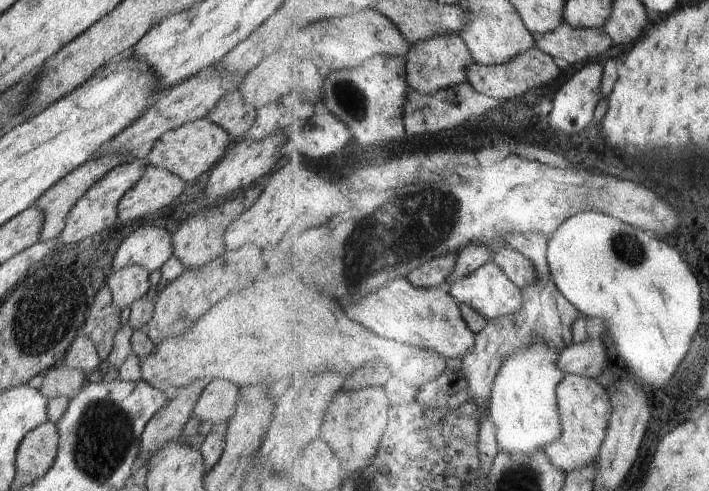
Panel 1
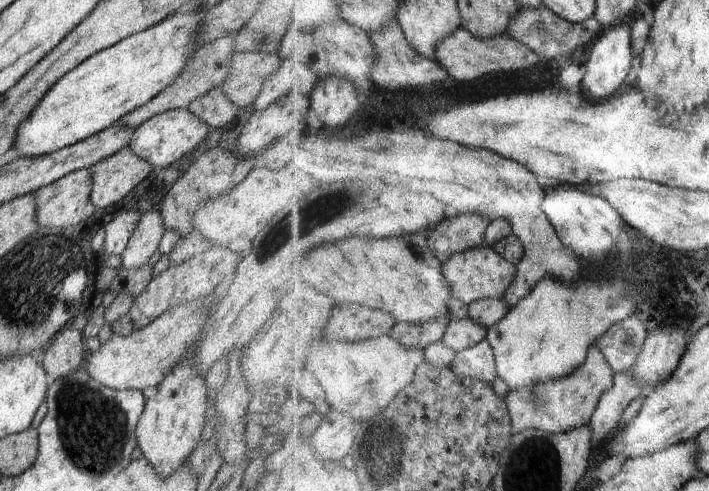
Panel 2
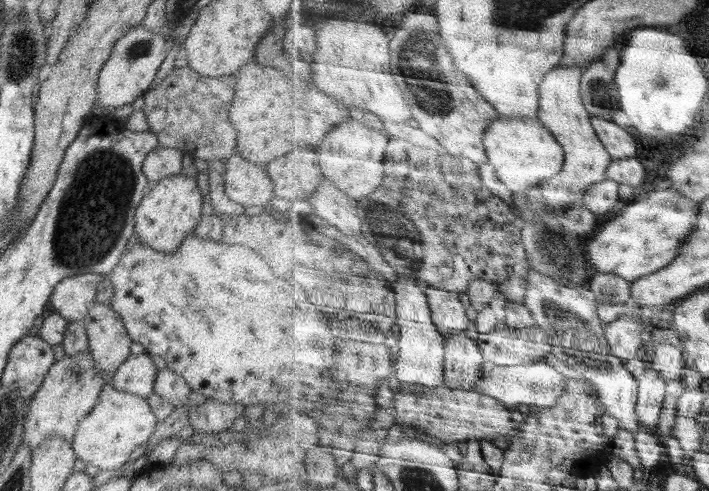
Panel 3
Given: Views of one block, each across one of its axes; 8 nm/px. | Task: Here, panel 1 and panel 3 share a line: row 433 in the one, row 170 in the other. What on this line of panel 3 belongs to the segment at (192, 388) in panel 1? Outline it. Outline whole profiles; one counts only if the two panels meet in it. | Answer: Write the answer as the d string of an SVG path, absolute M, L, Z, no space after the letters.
M162 146L154 148L144 158L142 172L151 183L162 180L166 176L181 174L183 155L184 152L180 148L164 148Z

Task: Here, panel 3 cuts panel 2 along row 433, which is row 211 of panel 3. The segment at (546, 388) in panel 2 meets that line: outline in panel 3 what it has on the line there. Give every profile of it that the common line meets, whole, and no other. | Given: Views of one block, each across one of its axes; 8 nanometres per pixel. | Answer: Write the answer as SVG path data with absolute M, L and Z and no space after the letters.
M560 64L544 78L540 88L539 118L555 133L556 140L560 140L567 153L563 171L541 184L546 204L556 212L585 202L588 189L592 184L600 184L607 179L608 168L615 160L595 129L591 112L584 102L582 84L585 72L584 67L561 68Z

